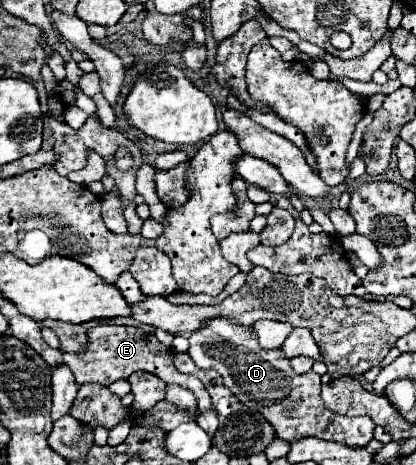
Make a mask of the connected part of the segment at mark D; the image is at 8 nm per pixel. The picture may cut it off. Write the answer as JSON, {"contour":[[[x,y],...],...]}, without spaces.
{"contour":[[[214,318],[204,322],[200,330],[194,332],[192,350],[188,350],[194,364],[202,370],[216,370],[232,394],[252,410],[258,410],[276,430],[276,436],[284,442],[296,442],[300,438],[316,436],[322,440],[334,440],[346,446],[364,448],[374,434],[376,424],[368,416],[340,416],[330,412],[320,398],[320,376],[316,372],[294,374],[284,352],[262,350],[258,338],[254,338],[254,328],[238,326],[230,318]]]}

